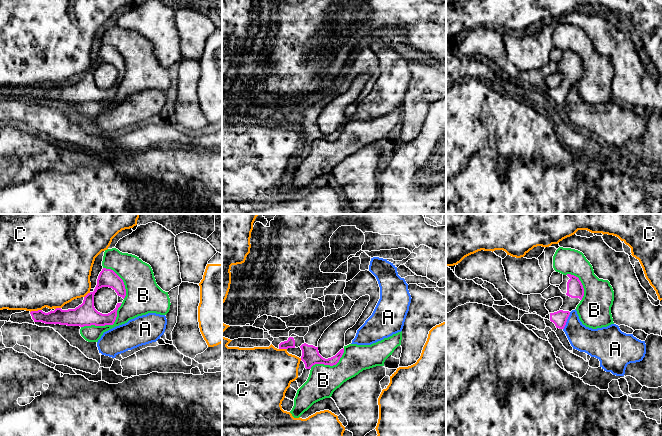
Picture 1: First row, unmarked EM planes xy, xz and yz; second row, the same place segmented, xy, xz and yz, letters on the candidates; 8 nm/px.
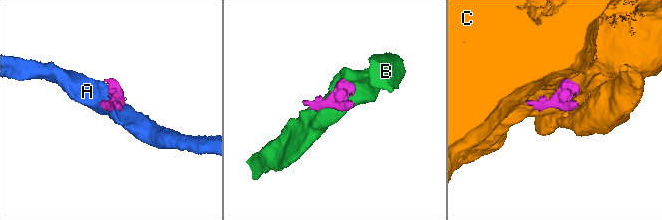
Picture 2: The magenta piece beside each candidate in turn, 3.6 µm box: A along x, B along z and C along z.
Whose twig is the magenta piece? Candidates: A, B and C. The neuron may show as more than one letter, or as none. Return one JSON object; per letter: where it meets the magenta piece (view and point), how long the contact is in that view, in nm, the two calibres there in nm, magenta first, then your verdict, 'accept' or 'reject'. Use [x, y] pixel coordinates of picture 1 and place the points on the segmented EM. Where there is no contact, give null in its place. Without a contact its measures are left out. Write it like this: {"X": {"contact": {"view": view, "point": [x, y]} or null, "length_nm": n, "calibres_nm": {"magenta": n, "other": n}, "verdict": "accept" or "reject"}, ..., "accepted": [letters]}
{"A": {"contact": {"view": "yz", "point": [566, 321]}, "length_nm": 160, "calibres_nm": {"magenta": 120, "other": 200}, "verdict": "reject"}, "B": {"contact": {"view": "xy", "point": [107, 324]}, "length_nm": 380, "calibres_nm": {"magenta": 180, "other": 180}, "verdict": "reject"}, "C": {"contact": {"view": "xy", "point": [35, 311]}, "length_nm": 100, "calibres_nm": {"magenta": 130, "other": 480}, "verdict": "reject"}, "accepted": []}

